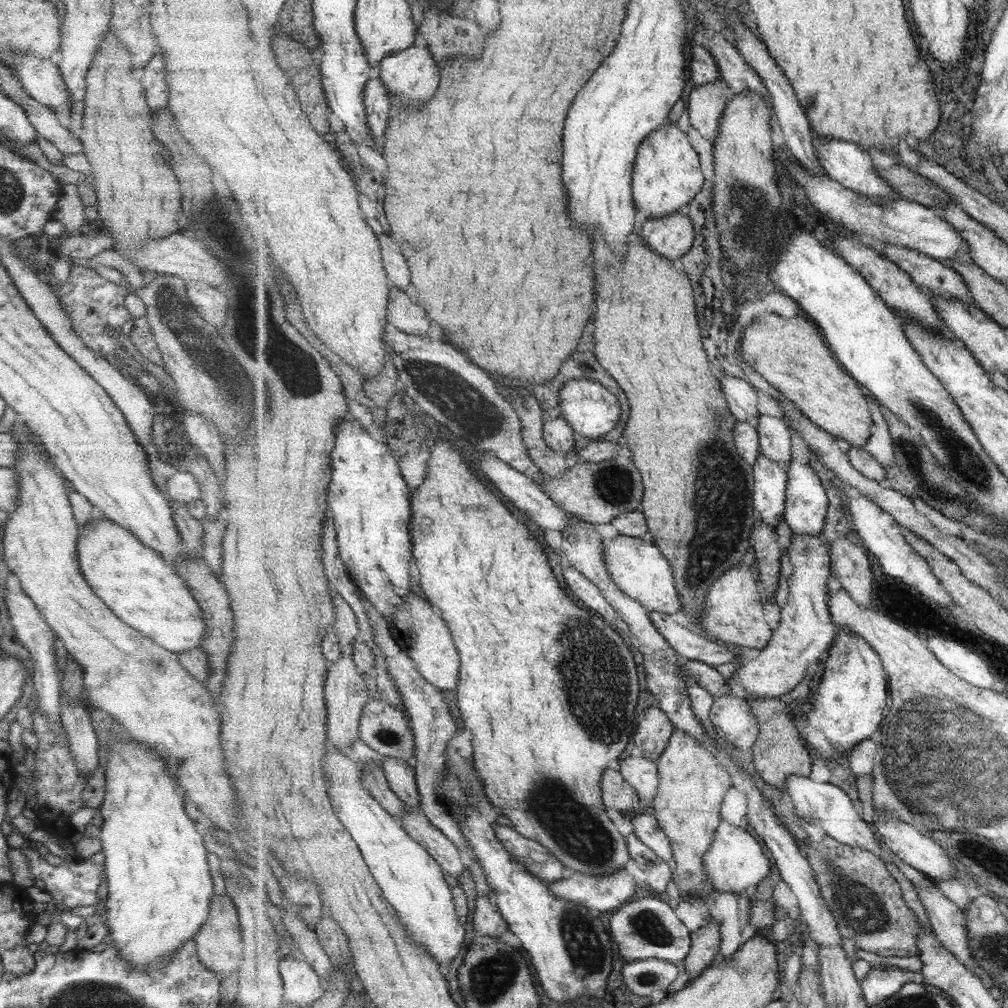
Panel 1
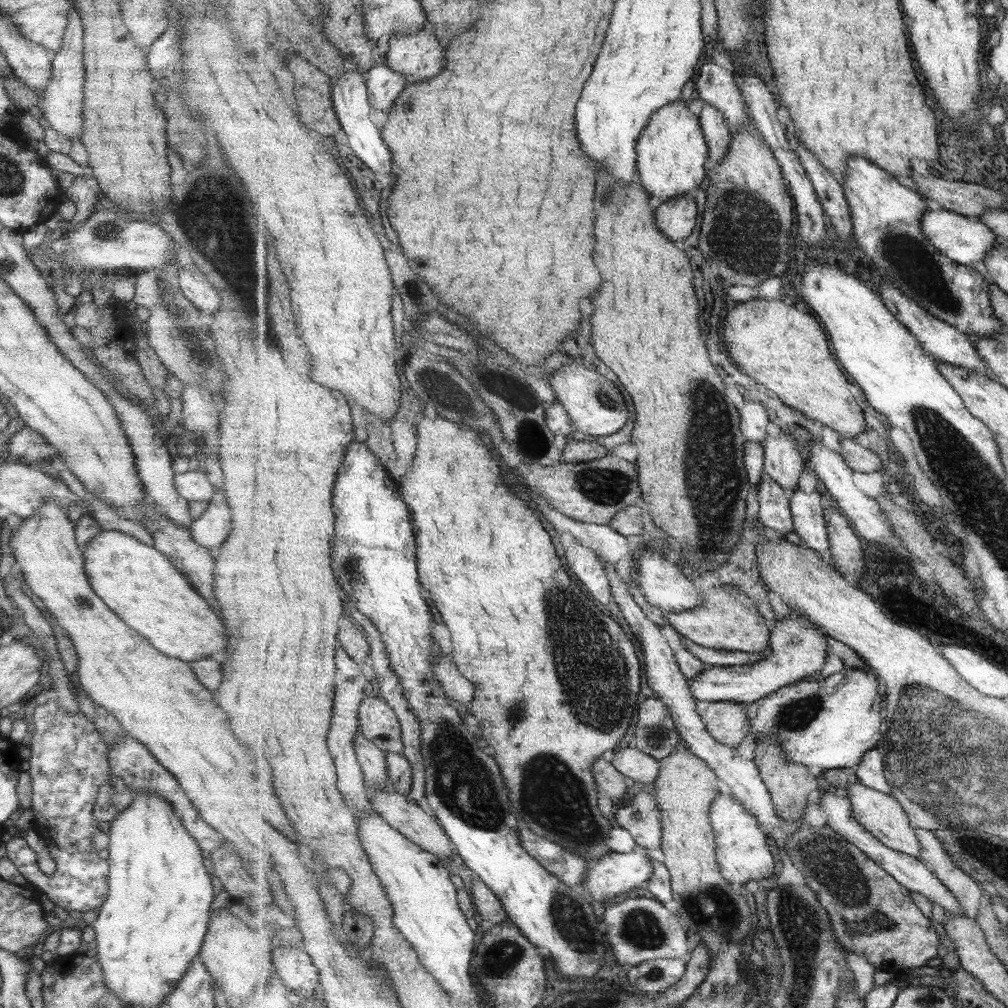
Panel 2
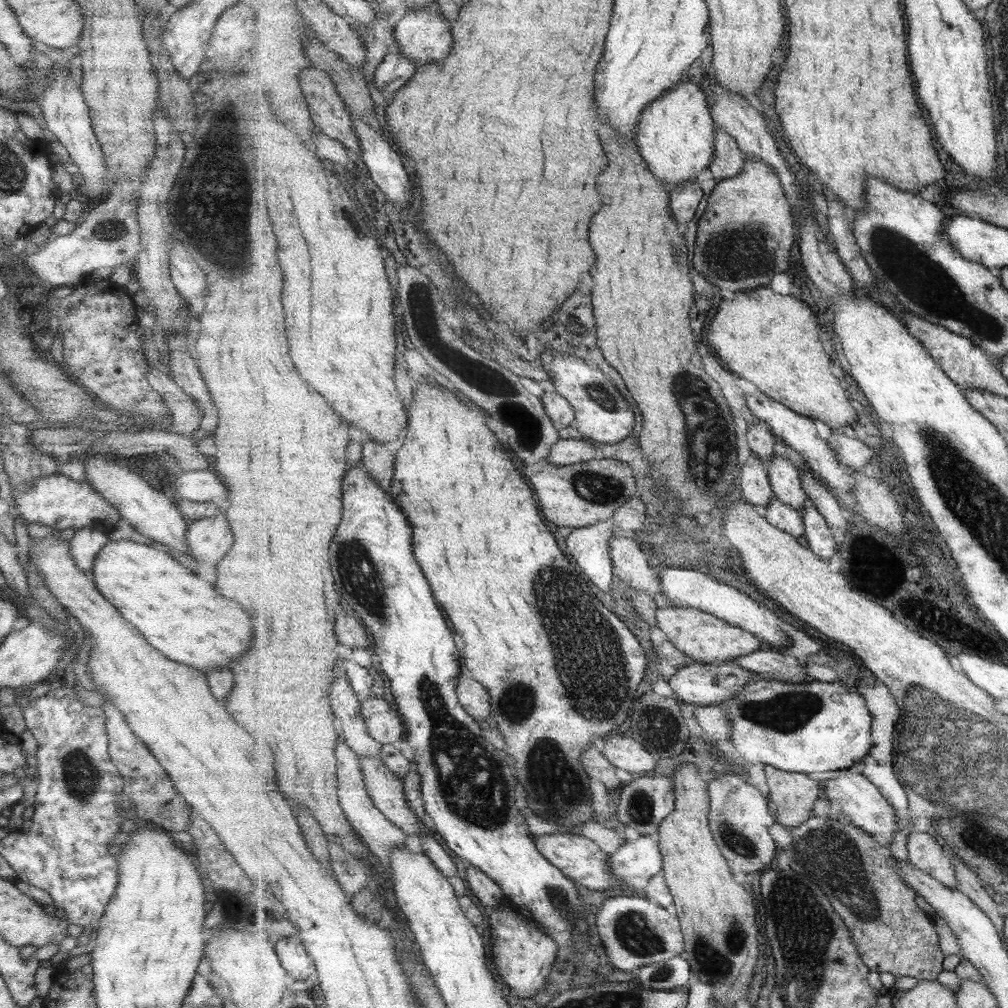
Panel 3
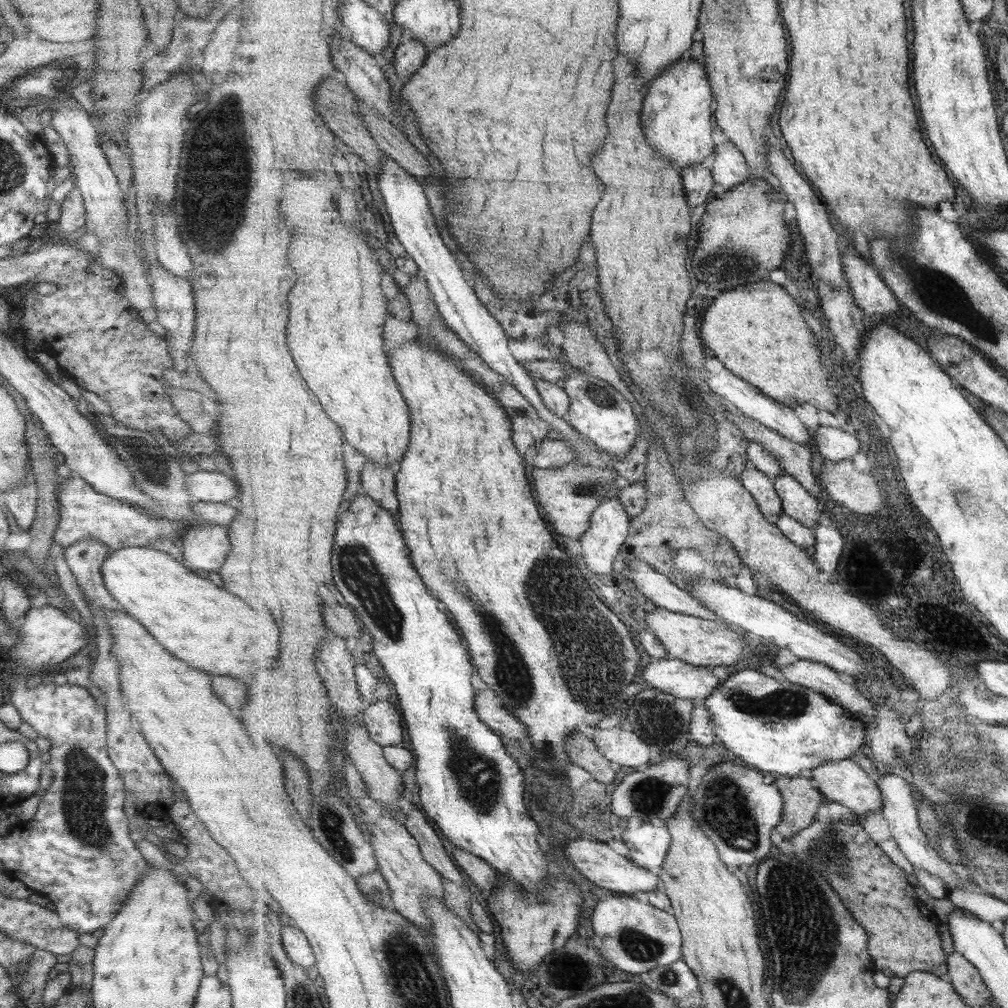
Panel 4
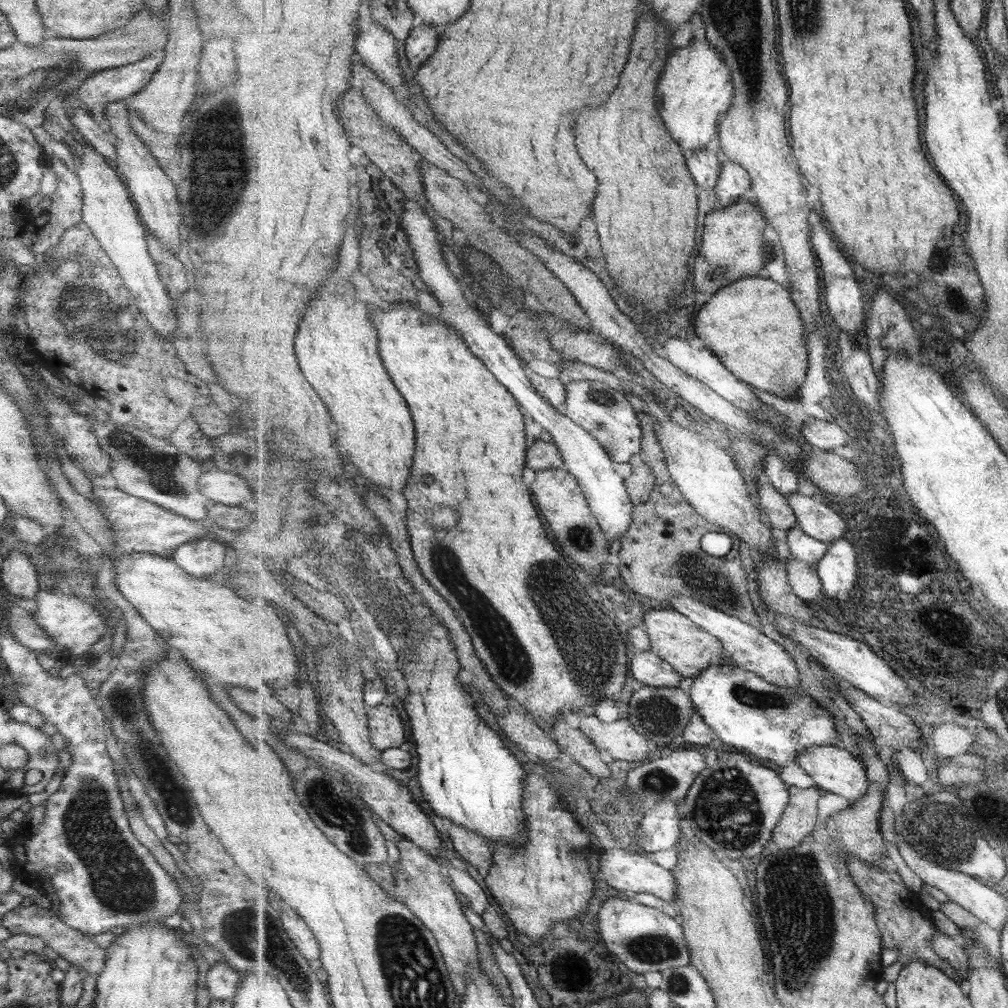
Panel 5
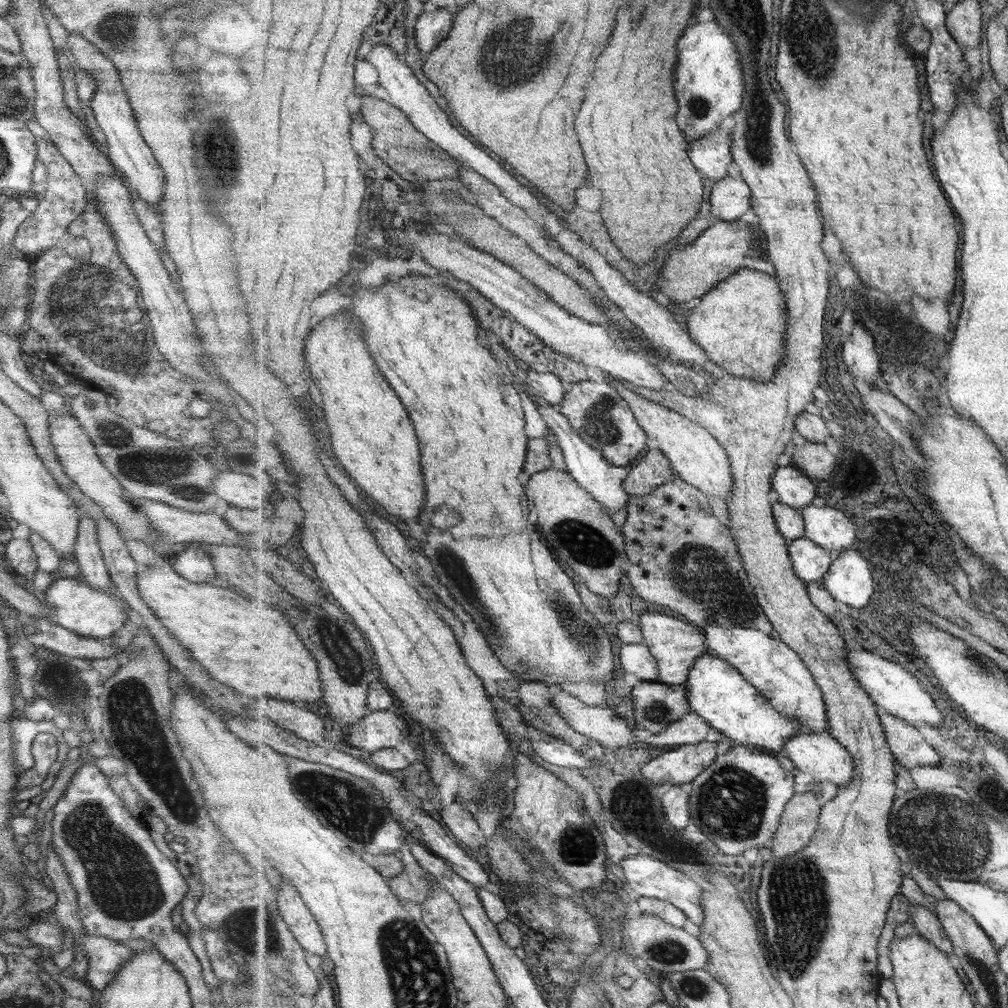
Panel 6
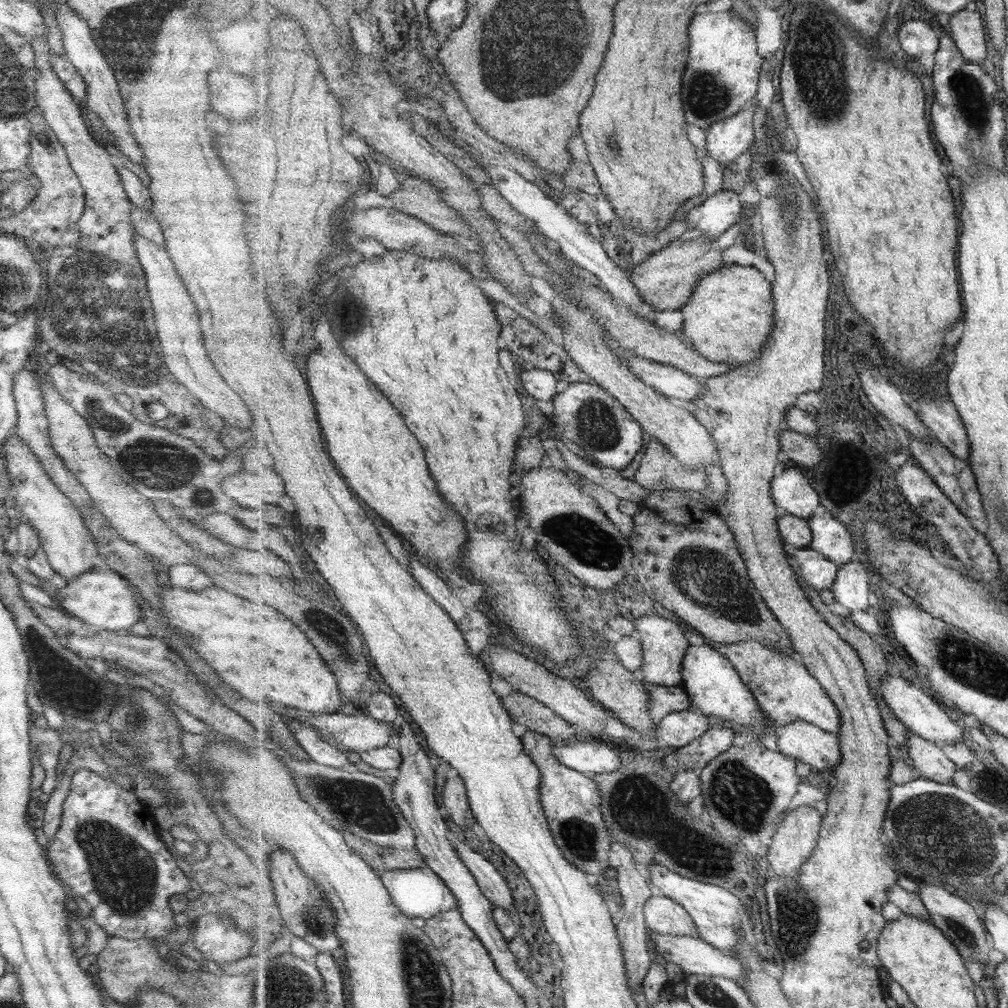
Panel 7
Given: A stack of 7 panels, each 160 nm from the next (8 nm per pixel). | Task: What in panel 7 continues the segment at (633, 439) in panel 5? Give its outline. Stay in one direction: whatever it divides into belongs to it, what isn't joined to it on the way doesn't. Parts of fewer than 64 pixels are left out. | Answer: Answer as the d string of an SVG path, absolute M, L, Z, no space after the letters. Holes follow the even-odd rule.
M587 382L571 383L558 393L552 404L554 409L548 420L553 429L584 448L595 464L622 471L633 462L645 444L641 423L604 387Z

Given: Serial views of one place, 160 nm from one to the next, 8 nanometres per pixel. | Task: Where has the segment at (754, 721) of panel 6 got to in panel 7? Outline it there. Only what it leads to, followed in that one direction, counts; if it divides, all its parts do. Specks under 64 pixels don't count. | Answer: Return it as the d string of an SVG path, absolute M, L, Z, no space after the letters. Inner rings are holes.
M713 643L689 648L684 660L684 682L682 687L690 696L692 705L705 716L727 720L730 724L745 728L763 728L765 712L753 691L743 682L733 663L716 650Z

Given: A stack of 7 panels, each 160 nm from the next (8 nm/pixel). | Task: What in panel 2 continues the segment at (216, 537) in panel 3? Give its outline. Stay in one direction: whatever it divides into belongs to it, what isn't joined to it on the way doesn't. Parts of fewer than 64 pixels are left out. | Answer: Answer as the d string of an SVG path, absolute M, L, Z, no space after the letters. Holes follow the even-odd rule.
M214 487L213 494L206 500L205 510L190 524L190 537L207 550L215 552L230 529L230 510L223 488Z

